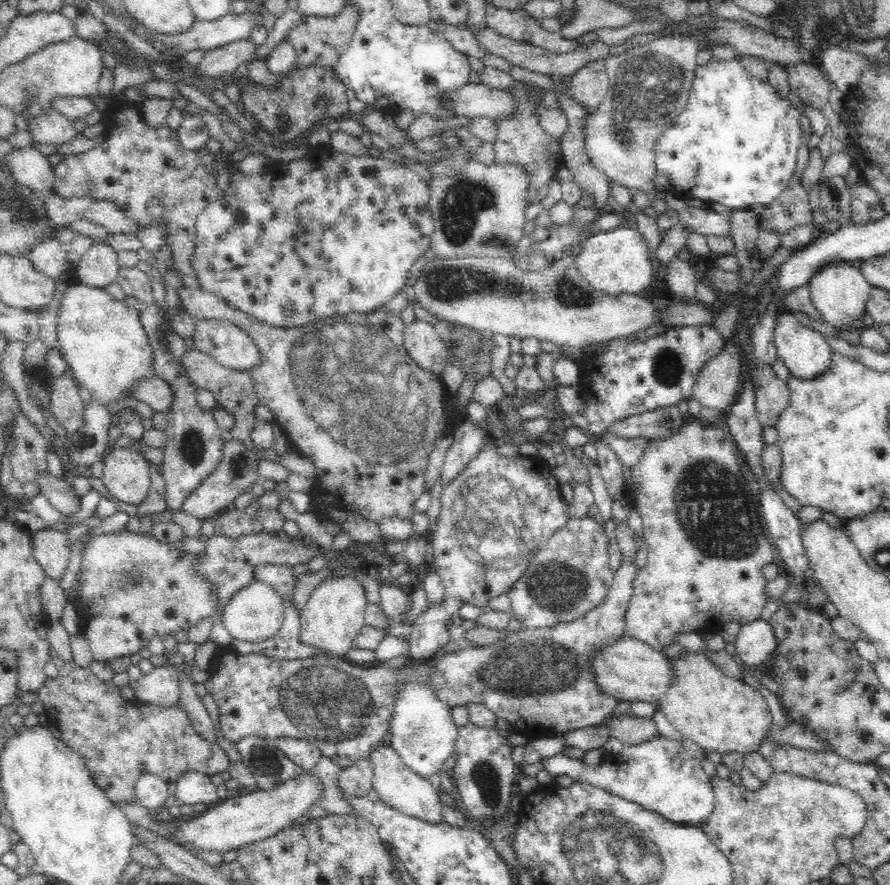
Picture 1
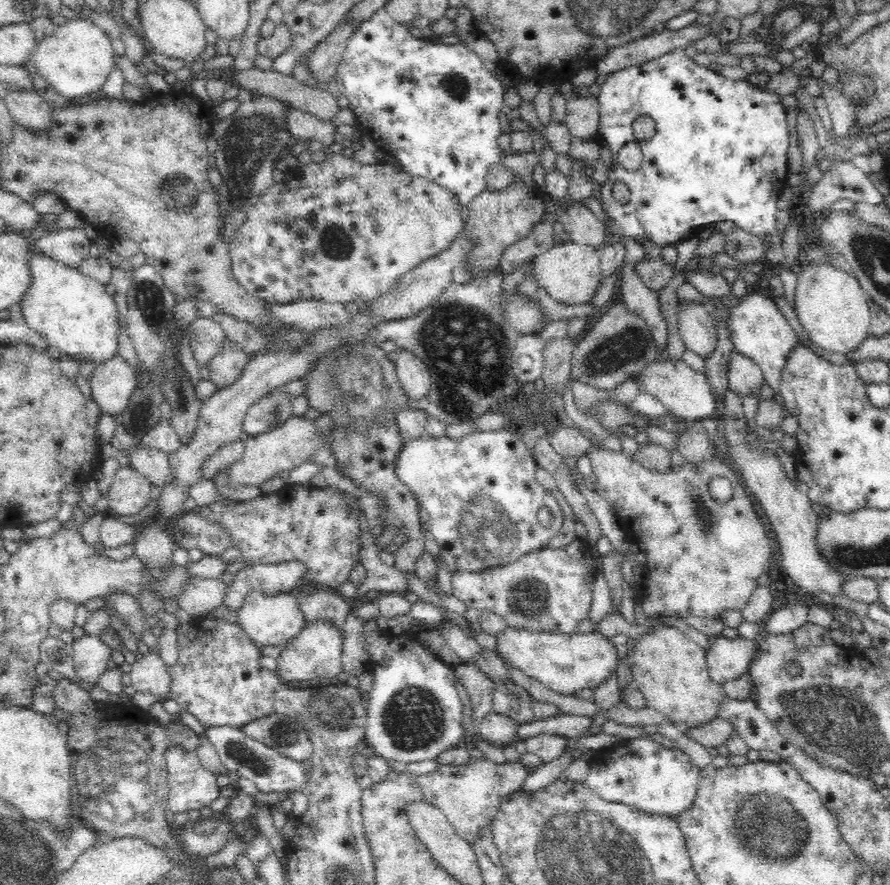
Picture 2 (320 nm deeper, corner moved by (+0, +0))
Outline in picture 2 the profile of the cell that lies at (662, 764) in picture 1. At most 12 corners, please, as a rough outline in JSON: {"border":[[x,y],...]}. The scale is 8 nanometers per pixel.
{"border":[[646,738],[598,752],[585,783],[602,800],[675,817],[701,769]]}

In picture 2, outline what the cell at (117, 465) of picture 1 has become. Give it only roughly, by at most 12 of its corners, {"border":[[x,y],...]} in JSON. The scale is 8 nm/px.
{"border":[[120,466],[109,488],[107,514],[132,515],[156,487]]}

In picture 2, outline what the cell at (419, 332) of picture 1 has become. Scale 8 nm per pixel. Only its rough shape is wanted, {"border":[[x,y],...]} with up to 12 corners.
{"border":[[401,349],[397,380],[412,401],[428,394],[432,374],[419,356]]}

